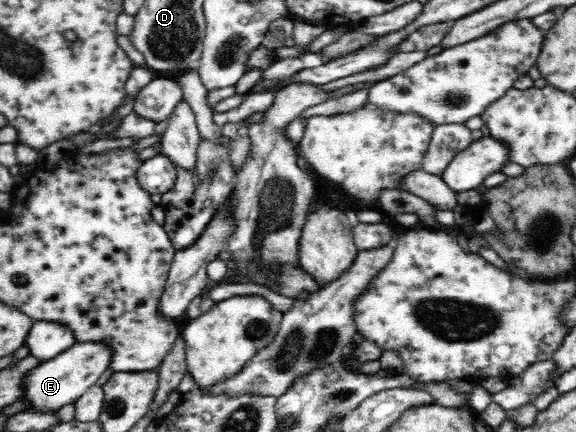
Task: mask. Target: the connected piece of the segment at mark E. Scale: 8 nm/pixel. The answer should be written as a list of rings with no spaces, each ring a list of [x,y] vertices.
[[[75,343],[71,348],[42,362],[23,376],[23,394],[17,401],[25,403],[23,411],[37,413],[57,412],[67,404],[73,404],[85,391],[95,385],[101,374],[110,366],[111,351],[105,343]]]

